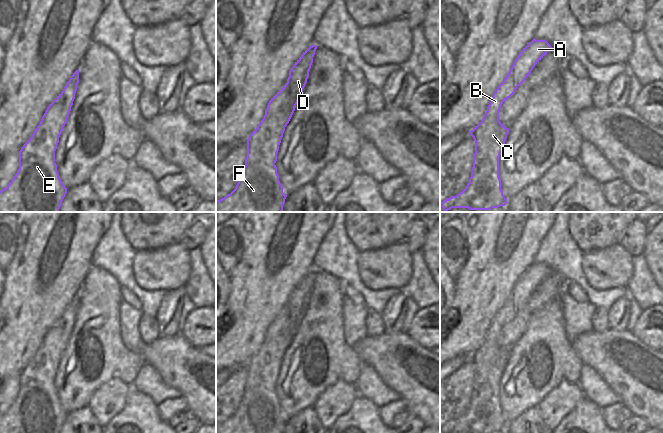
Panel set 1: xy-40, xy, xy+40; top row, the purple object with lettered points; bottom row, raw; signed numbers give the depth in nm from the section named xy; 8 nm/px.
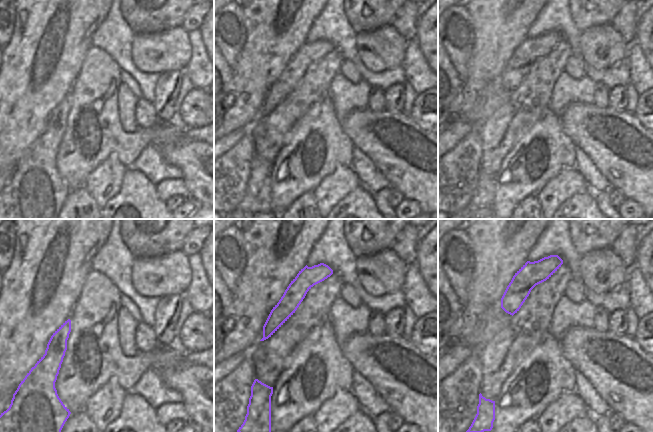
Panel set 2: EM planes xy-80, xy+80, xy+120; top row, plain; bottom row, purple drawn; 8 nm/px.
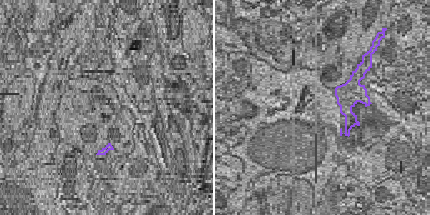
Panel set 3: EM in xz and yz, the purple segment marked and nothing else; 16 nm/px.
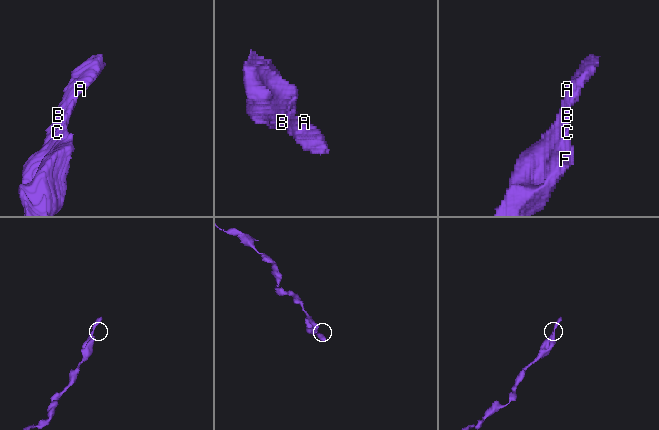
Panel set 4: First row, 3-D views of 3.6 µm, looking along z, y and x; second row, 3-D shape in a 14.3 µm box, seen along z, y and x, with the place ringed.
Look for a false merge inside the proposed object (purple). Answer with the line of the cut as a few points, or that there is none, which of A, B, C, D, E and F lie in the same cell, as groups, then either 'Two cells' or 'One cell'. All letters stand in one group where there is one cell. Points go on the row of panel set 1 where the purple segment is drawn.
No split. Groups: A B C D E F. One cell.

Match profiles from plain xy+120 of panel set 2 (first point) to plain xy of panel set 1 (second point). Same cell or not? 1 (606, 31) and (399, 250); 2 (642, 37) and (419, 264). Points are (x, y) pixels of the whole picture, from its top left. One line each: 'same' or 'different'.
1: same
2: different

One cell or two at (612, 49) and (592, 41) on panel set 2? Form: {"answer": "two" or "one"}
{"answer": "one"}

